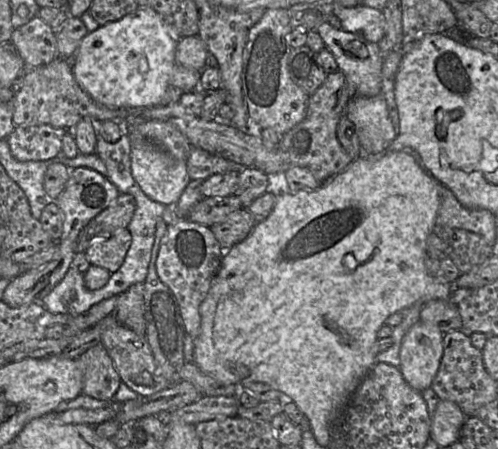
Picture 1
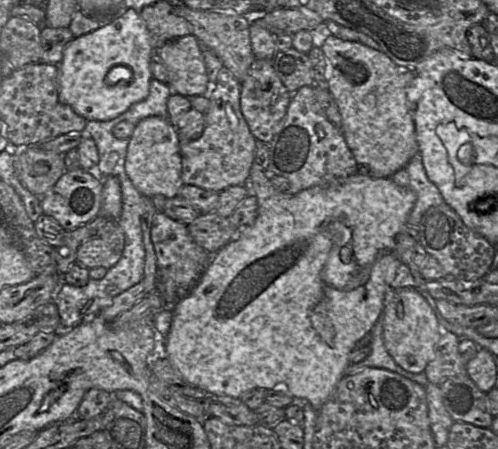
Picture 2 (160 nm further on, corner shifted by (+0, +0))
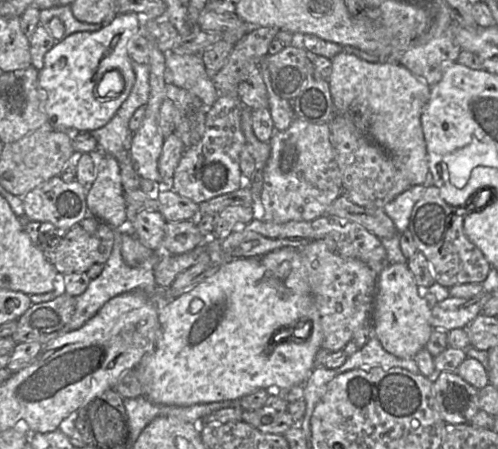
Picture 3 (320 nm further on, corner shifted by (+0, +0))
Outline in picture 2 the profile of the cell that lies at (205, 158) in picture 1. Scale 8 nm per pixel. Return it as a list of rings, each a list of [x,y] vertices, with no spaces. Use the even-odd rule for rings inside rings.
[[[223,66],[216,82],[210,85],[209,92],[202,96],[210,100],[210,107],[205,113],[202,135],[196,140],[181,142],[182,182],[218,193],[230,186],[247,184],[257,140],[241,111],[241,82]]]

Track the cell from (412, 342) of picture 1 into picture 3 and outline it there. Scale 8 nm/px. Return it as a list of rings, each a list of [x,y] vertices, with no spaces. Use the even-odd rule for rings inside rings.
[[[390,263],[377,278],[372,333],[390,354],[401,359],[414,359],[425,348],[434,330],[431,325],[431,306],[428,291],[417,285],[407,264]]]

